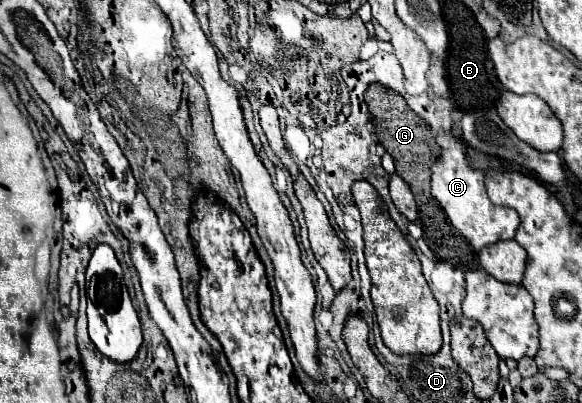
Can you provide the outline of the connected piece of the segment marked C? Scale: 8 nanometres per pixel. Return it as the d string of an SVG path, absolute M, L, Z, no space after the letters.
M446 133L440 135L436 141L442 147L442 155L432 165L432 195L446 211L450 223L462 233L462 237L468 239L474 251L480 251L482 247L502 239L514 239L514 233L520 225L518 213L510 207L496 207L490 203L484 189L484 173L468 167L462 139Z

